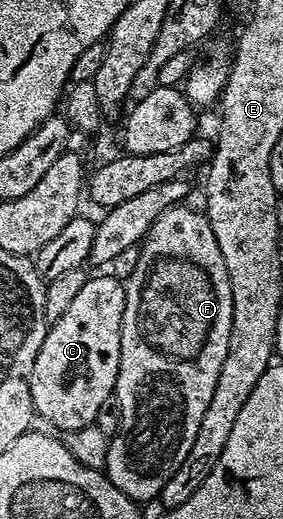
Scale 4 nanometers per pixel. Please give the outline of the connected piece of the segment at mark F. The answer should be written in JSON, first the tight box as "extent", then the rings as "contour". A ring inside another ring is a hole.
{"extent":[104,207,234,502],"contour":[[[186,207],[170,208],[151,226],[150,235],[140,245],[136,270],[132,270],[129,280],[125,281],[126,305],[120,334],[120,358],[126,358],[126,380],[122,380],[122,384],[130,384],[130,376],[144,376],[144,378],[136,384],[134,396],[122,396],[118,399],[126,400],[126,417],[120,418],[118,433],[109,437],[104,471],[107,478],[116,486],[116,490],[120,490],[129,500],[135,502],[161,497],[162,487],[168,482],[168,478],[172,478],[172,474],[180,470],[184,458],[188,458],[188,450],[196,438],[196,430],[200,430],[200,418],[204,418],[204,410],[208,410],[208,402],[212,402],[212,390],[216,390],[216,382],[220,378],[220,366],[224,366],[224,358],[228,358],[230,349],[234,303],[232,302],[232,286],[228,278],[228,266],[224,266],[224,254],[220,254],[220,246],[216,246],[216,234],[212,234],[210,221],[201,211],[193,212],[192,209]]]}

